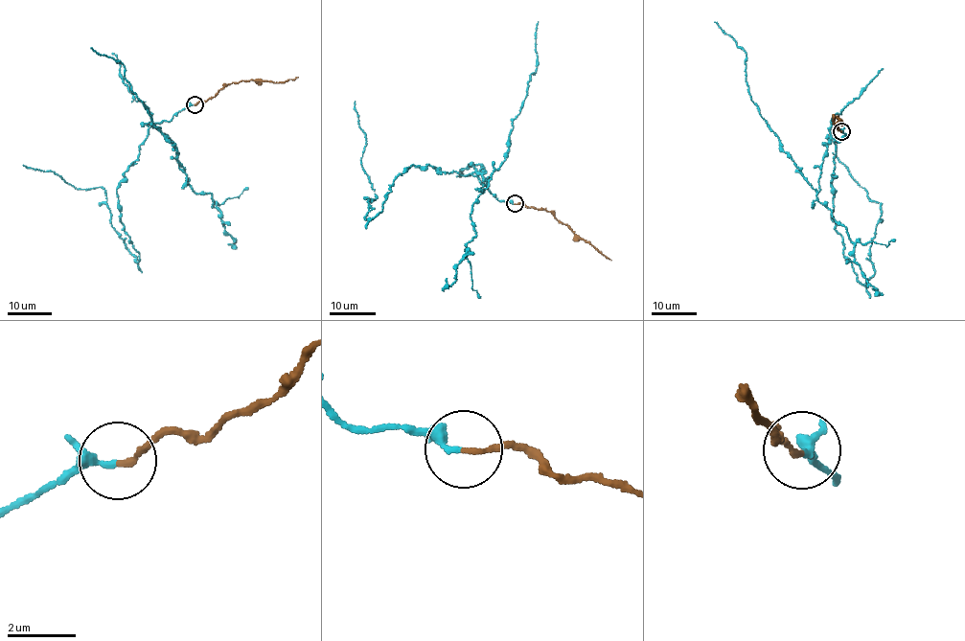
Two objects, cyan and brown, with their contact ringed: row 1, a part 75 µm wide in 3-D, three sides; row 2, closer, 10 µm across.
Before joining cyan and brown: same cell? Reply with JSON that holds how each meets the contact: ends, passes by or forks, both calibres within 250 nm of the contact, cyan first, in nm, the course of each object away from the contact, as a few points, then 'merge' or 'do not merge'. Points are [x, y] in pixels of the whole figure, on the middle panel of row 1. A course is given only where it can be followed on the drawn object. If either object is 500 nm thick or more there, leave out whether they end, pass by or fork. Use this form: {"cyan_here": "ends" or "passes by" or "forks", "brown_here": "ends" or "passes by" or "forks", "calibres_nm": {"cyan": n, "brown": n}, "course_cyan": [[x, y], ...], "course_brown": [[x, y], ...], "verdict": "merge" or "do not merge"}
{"cyan_here": "passes by", "brown_here": "ends", "calibres_nm": {"cyan": 130, "brown": 150}, "course_cyan": [[515, 204], [471, 174], [413, 165], [389, 186], [380, 213], [365, 218], [377, 198], [355, 101]], "course_brown": [[515, 204], [542, 208], [554, 215], [611, 260]], "verdict": "merge"}

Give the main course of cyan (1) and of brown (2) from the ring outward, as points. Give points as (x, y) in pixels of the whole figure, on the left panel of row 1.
1: (195, 104), (149, 128), (117, 189), (138, 262), (115, 230), (104, 190), (79, 189), (53, 171), (23, 165)
2: (195, 104), (211, 99), (233, 82), (254, 80), (285, 82), (298, 77)

